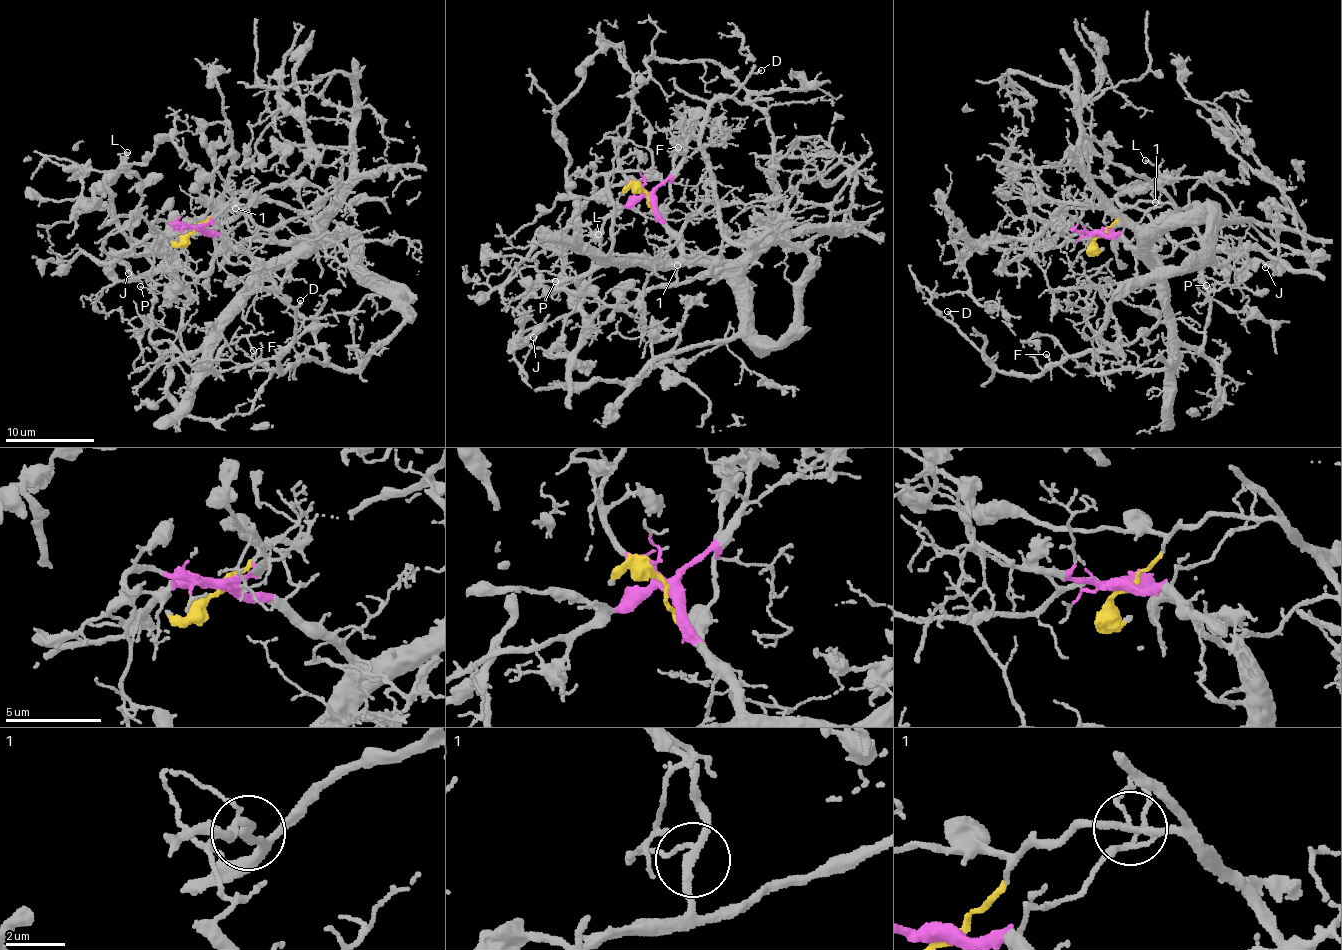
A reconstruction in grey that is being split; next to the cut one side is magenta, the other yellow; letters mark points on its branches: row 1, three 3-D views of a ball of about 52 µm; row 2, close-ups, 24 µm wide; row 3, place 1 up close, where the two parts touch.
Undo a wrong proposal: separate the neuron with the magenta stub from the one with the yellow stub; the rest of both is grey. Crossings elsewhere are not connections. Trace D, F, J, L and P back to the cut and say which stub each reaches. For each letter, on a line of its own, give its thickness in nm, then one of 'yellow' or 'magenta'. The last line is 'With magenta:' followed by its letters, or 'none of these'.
D: calibre 140 nm; magenta
F: calibre 130 nm; magenta
J: calibre 110 nm; yellow
L: calibre 200 nm; yellow
P: calibre 110 nm; magenta
With magenta: D, F, P

